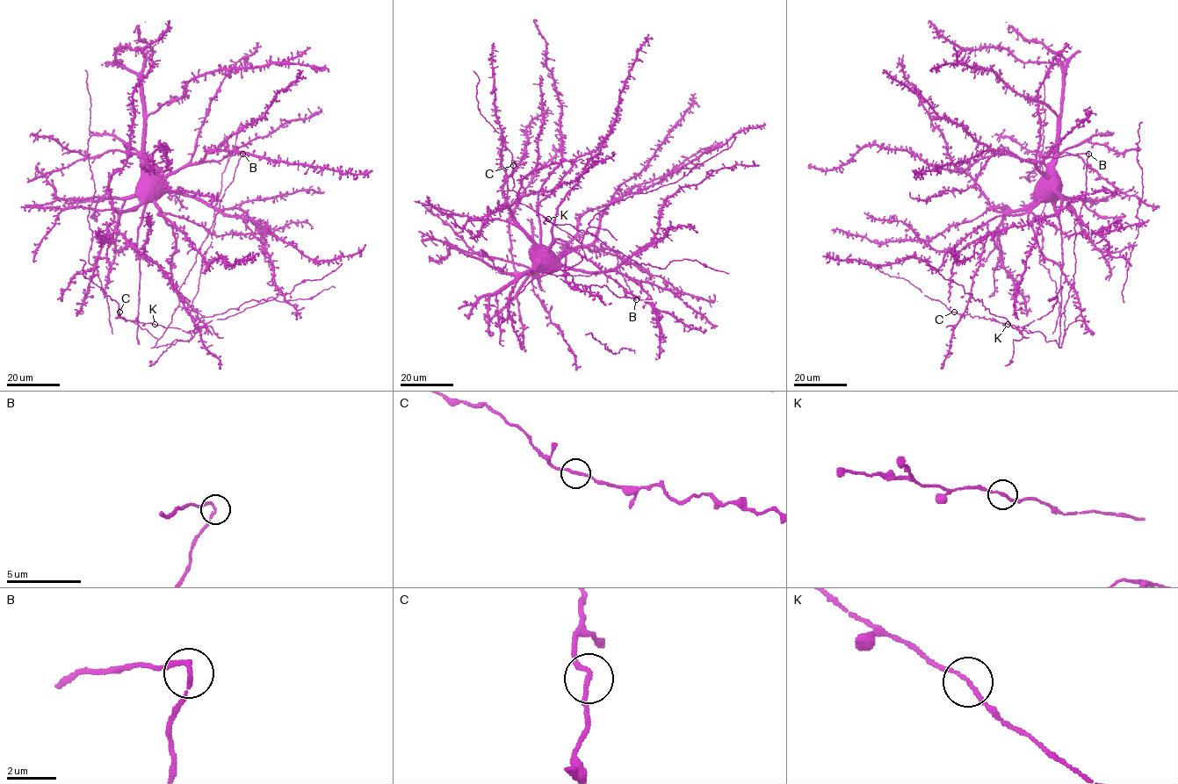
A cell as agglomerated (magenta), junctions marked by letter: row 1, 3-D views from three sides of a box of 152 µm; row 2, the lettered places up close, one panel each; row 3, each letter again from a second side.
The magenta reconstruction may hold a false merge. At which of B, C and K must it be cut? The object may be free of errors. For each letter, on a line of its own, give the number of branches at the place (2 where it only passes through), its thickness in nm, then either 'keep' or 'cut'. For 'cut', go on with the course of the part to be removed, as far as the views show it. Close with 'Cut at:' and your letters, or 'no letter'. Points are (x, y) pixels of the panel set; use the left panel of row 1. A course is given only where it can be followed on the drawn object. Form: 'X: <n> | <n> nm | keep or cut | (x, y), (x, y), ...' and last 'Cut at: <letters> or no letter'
B: 2 | 160 nm | cut | (242, 154), (224, 156)
C: 2 | 180 nm | keep
K: 2 | 160 nm | keep
Cut at: B

